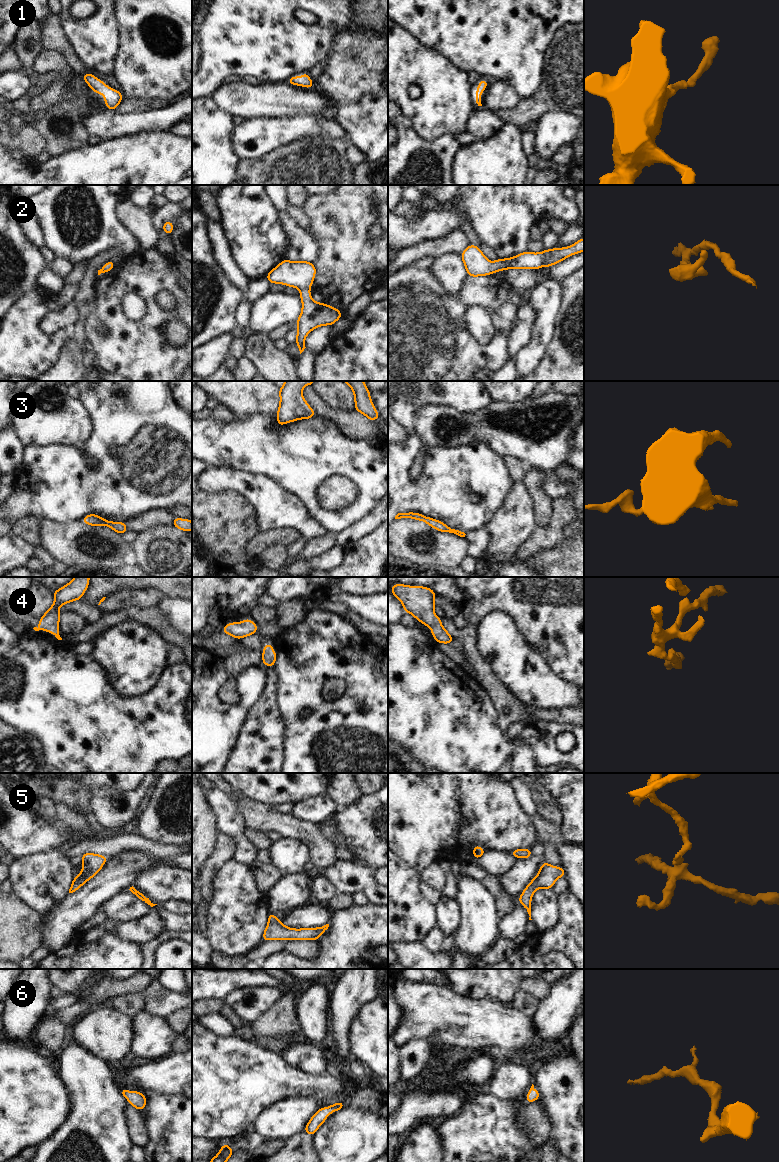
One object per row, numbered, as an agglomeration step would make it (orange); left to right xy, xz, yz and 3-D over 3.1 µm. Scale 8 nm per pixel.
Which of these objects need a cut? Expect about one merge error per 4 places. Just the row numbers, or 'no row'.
no row

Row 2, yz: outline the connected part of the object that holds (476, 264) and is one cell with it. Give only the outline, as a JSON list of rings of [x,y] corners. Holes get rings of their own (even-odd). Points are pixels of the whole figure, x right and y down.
[[[584,238],[579,239],[574,245],[568,247],[552,248],[551,250],[545,249],[541,253],[526,251],[513,258],[498,258],[492,263],[484,256],[478,246],[470,244],[462,252],[461,258],[467,274],[472,277],[478,277],[481,275],[488,276],[505,269],[539,269],[543,266],[550,267],[582,251],[584,251]]]

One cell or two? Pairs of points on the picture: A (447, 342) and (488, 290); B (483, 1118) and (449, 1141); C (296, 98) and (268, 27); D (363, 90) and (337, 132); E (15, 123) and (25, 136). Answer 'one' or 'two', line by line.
A: one
B: one
C: two
D: two
E: two

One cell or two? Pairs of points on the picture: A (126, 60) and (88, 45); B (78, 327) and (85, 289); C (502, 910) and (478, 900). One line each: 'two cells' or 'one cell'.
A: two cells
B: one cell
C: two cells

